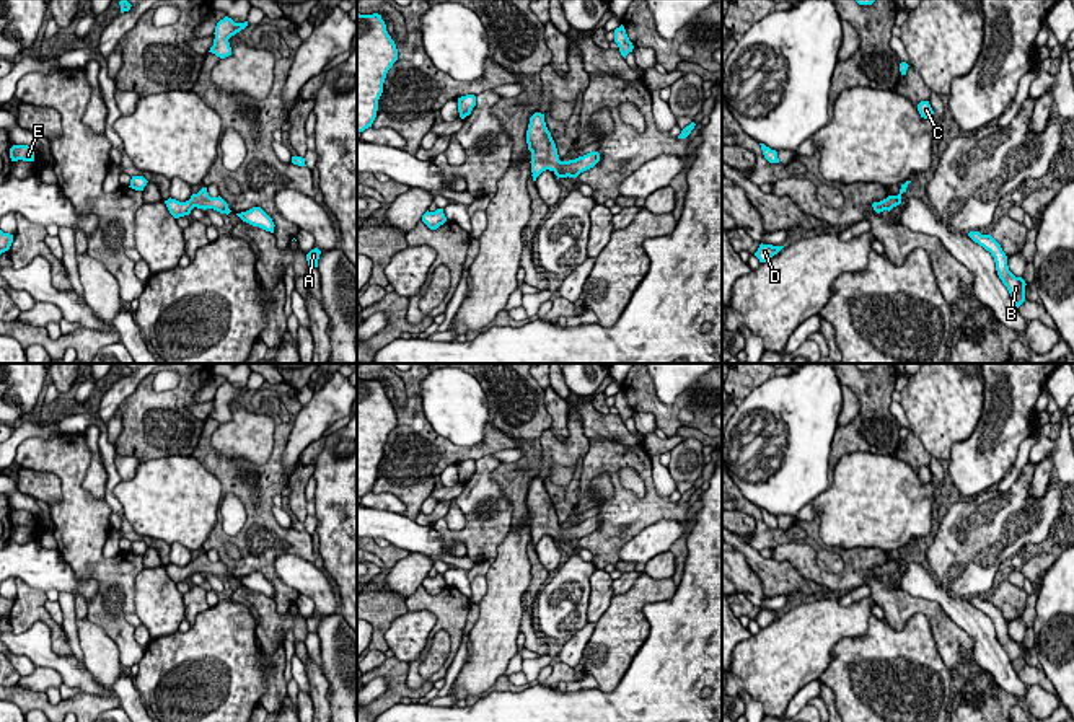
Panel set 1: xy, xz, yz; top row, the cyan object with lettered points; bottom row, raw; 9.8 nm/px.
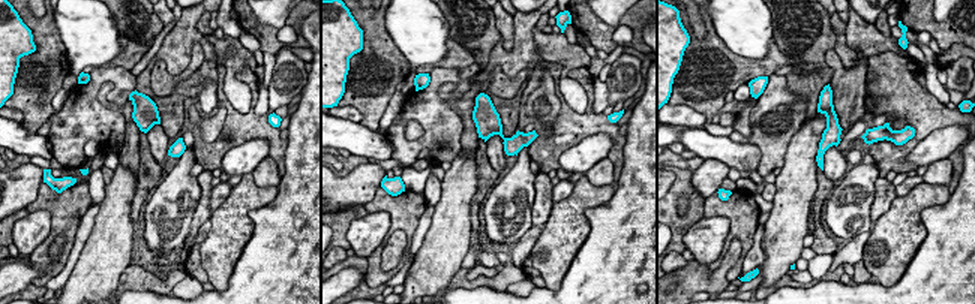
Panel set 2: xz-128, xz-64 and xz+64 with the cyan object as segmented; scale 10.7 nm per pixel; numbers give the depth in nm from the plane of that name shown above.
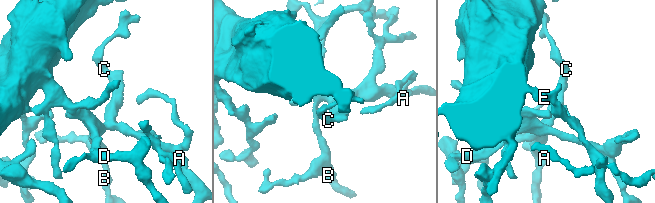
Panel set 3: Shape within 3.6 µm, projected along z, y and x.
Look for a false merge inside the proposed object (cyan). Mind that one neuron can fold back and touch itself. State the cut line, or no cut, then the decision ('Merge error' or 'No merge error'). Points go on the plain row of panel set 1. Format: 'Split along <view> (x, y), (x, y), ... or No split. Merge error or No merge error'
No split. No merge error

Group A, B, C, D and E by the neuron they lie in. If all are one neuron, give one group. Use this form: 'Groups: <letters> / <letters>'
Groups: A B C D E

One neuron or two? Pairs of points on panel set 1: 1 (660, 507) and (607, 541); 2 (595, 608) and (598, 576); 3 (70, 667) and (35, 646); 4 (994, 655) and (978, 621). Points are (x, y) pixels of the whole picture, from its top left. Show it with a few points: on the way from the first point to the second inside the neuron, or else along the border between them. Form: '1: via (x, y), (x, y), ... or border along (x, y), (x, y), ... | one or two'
1: via (647, 510), (634, 514), (620, 528) | one
2: via (598, 600), (598, 584) | one
3: via (62, 665), (43, 654) | one
4: via (986, 647), (981, 629) | one

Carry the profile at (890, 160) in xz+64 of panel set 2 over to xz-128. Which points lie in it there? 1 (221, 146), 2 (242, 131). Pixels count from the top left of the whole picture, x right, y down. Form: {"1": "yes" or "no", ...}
{"1": "yes", "2": "yes"}

